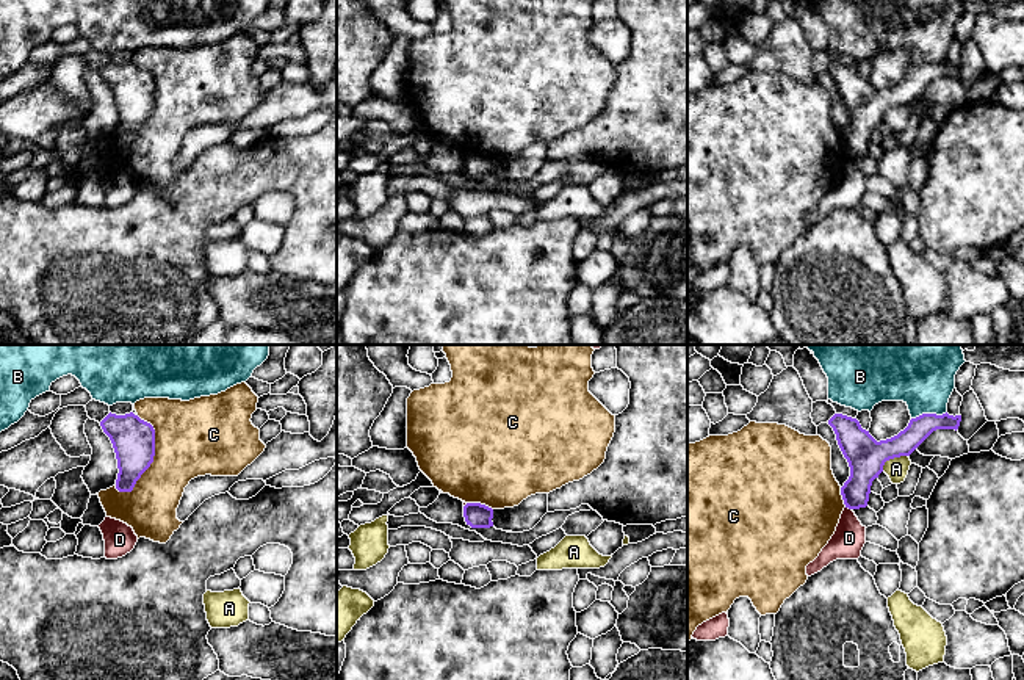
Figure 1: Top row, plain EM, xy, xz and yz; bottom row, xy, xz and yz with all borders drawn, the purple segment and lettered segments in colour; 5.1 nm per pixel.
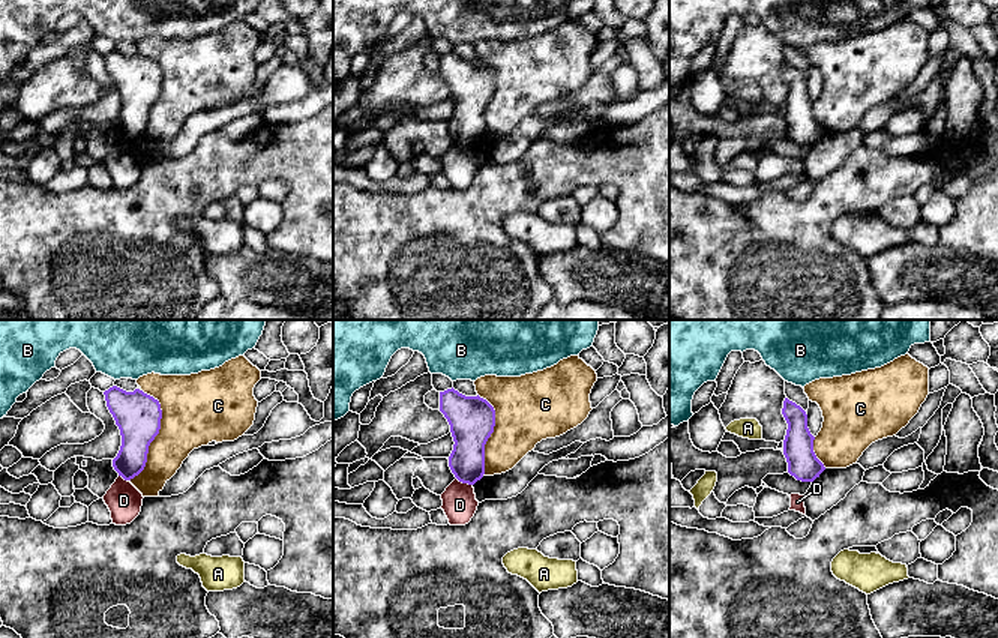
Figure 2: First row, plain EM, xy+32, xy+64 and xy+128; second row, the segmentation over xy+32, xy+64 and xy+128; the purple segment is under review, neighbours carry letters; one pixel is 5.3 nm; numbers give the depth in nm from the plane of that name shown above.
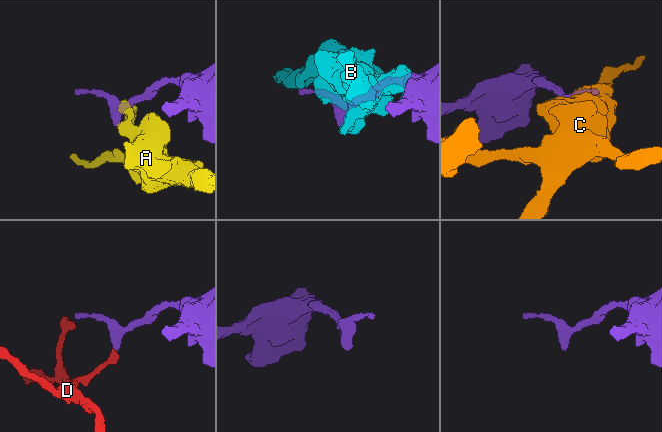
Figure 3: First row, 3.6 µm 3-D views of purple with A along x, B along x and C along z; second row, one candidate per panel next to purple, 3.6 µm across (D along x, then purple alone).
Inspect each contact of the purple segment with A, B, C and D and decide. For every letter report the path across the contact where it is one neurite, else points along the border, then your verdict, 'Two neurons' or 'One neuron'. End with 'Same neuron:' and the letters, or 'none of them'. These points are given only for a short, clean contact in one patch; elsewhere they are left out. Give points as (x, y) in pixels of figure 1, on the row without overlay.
A: Boundary: yz (907, 104), (890, 107), (882, 119). Two neurons
B: Two neurons
C: Two neurons
D: Boundary: yz (846, 155), (850, 159). Two neurons
Same neuron: none of them

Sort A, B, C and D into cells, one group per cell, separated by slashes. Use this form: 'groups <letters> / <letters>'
groups A / B / C / D

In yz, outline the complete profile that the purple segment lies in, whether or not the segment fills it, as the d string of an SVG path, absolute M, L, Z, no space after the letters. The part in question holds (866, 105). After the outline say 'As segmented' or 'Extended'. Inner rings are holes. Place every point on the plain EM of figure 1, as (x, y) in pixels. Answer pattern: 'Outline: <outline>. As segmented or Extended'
Outline: M835 63L828 74L836 83L838 94L849 111L850 125L841 136L846 157L866 157L871 135L883 121L886 110L910 105L933 80L958 78L961 64L922 63L911 67L897 85L877 91L863 78L856 67Z. As segmented

